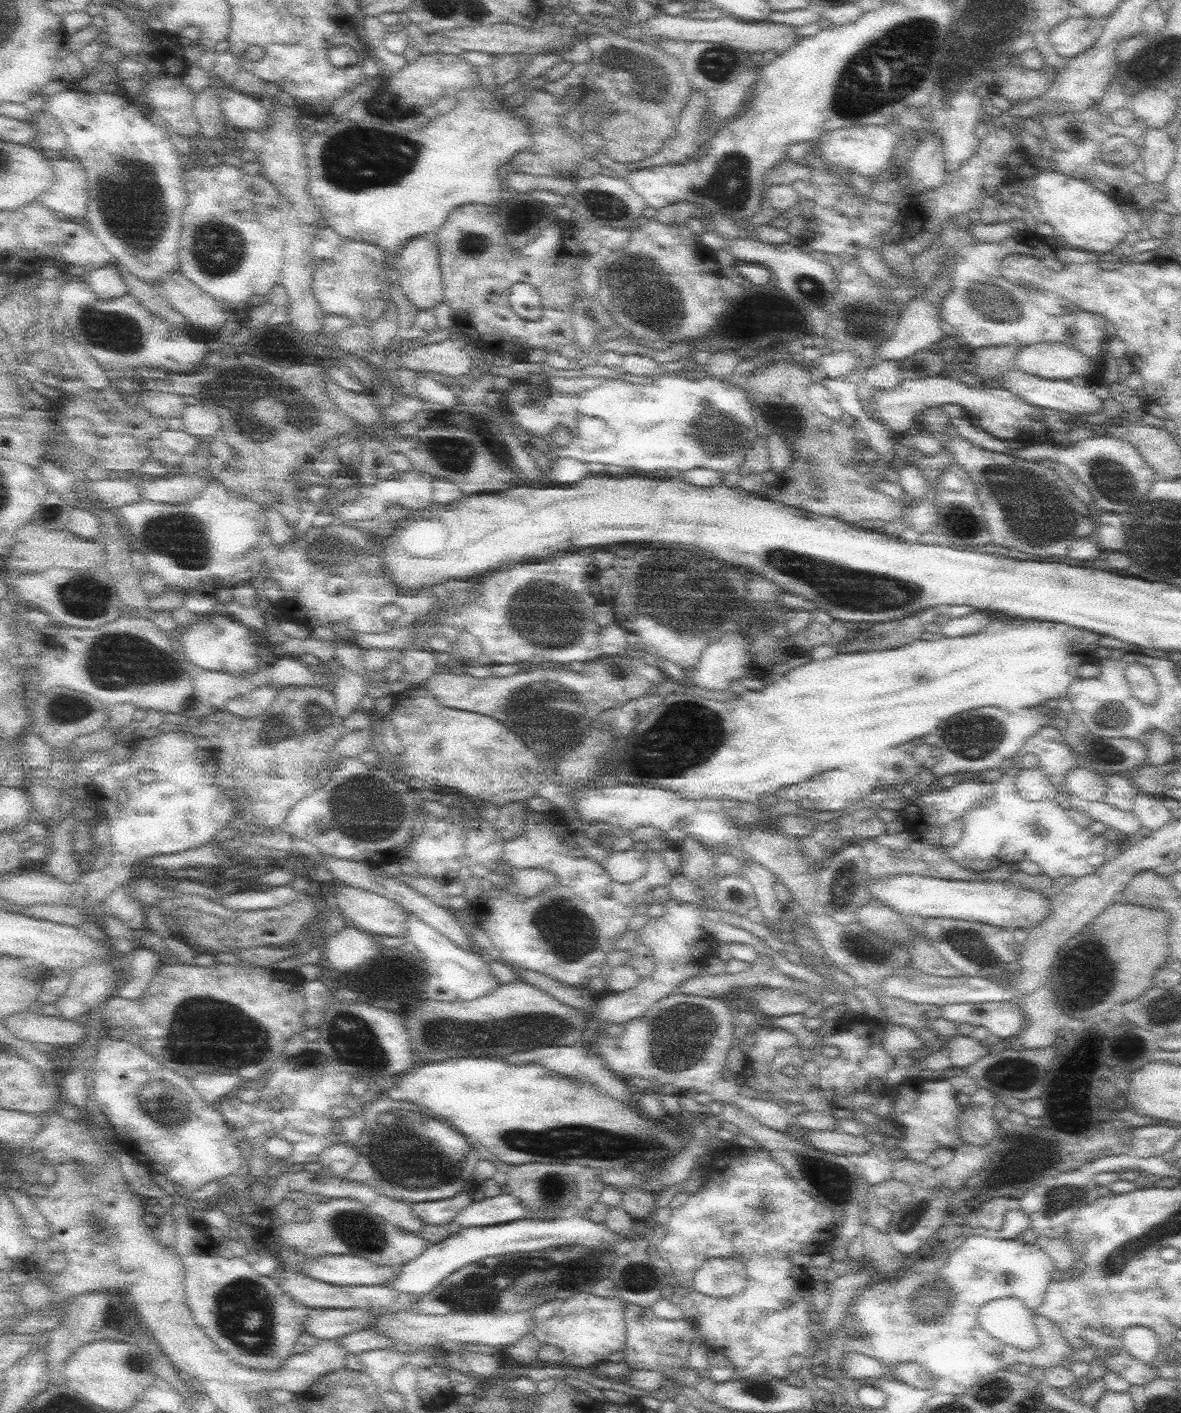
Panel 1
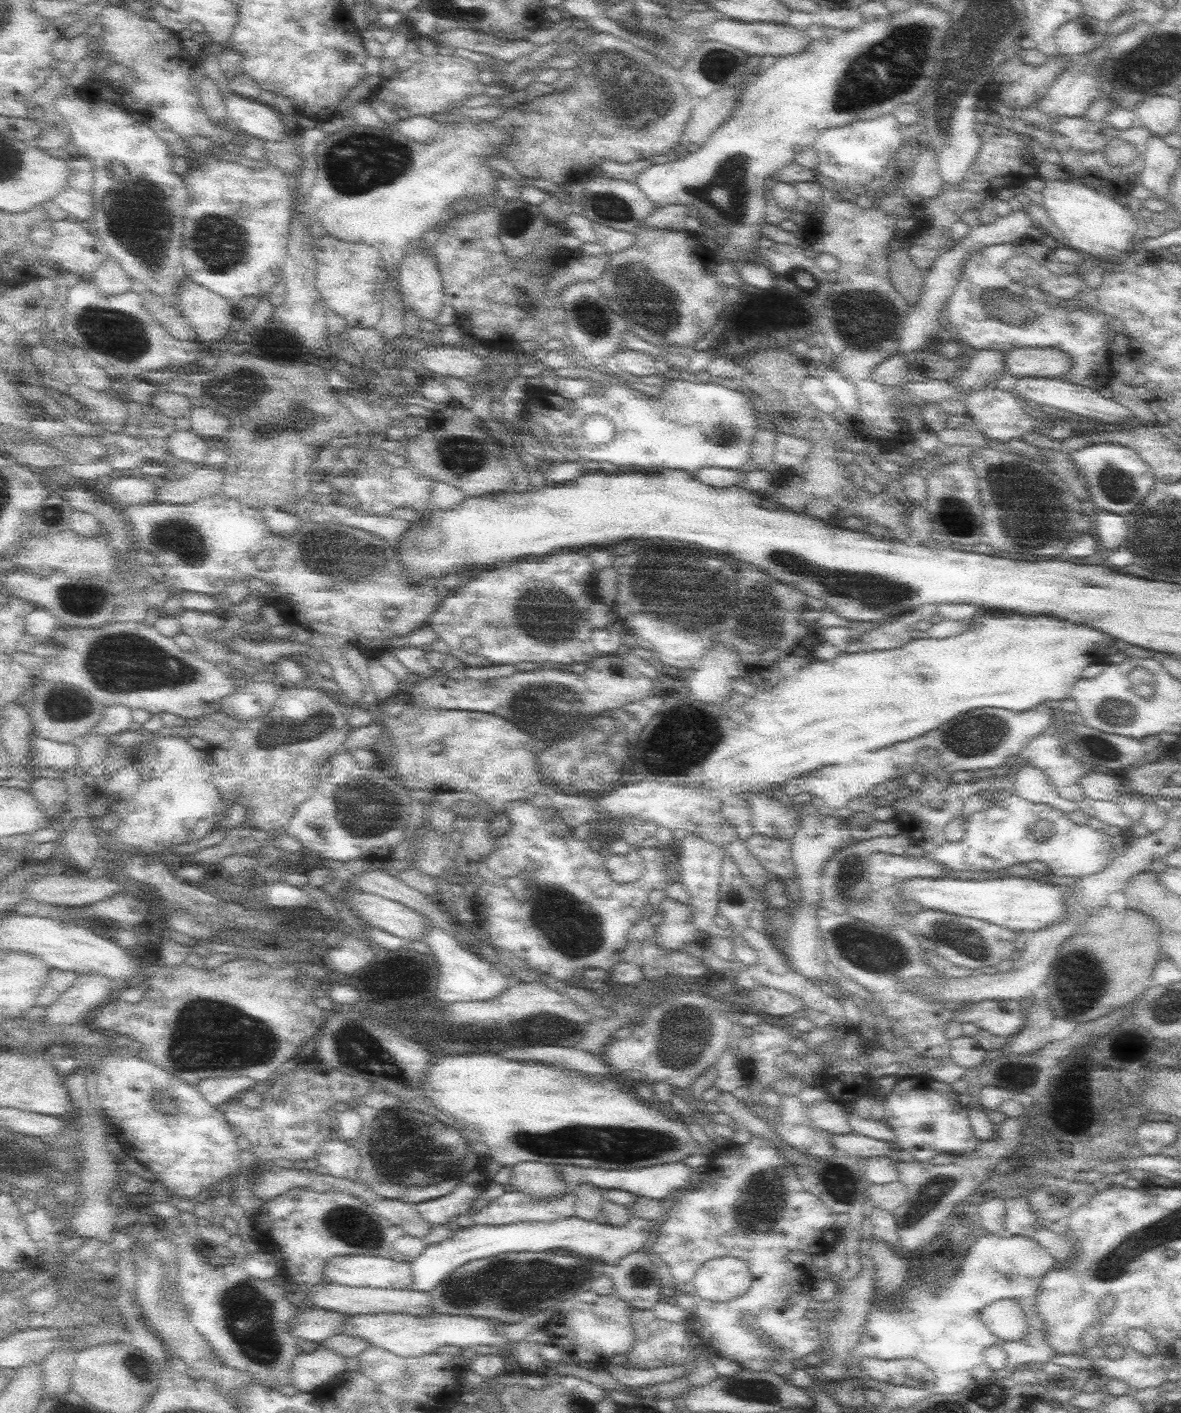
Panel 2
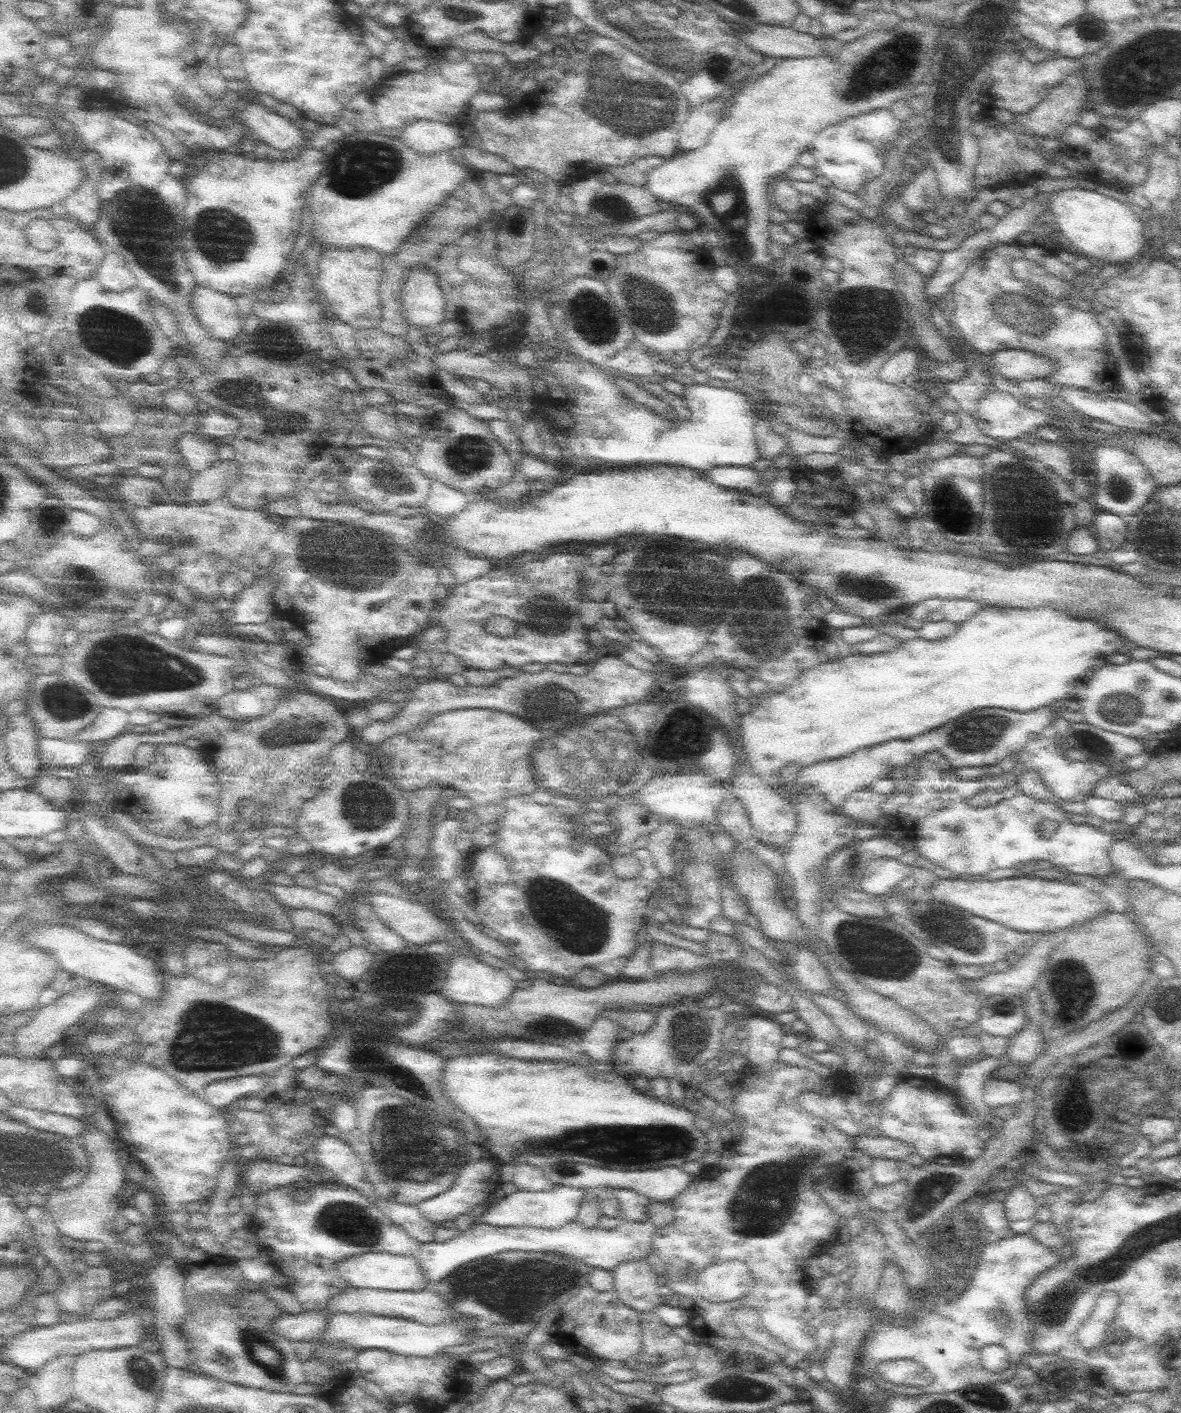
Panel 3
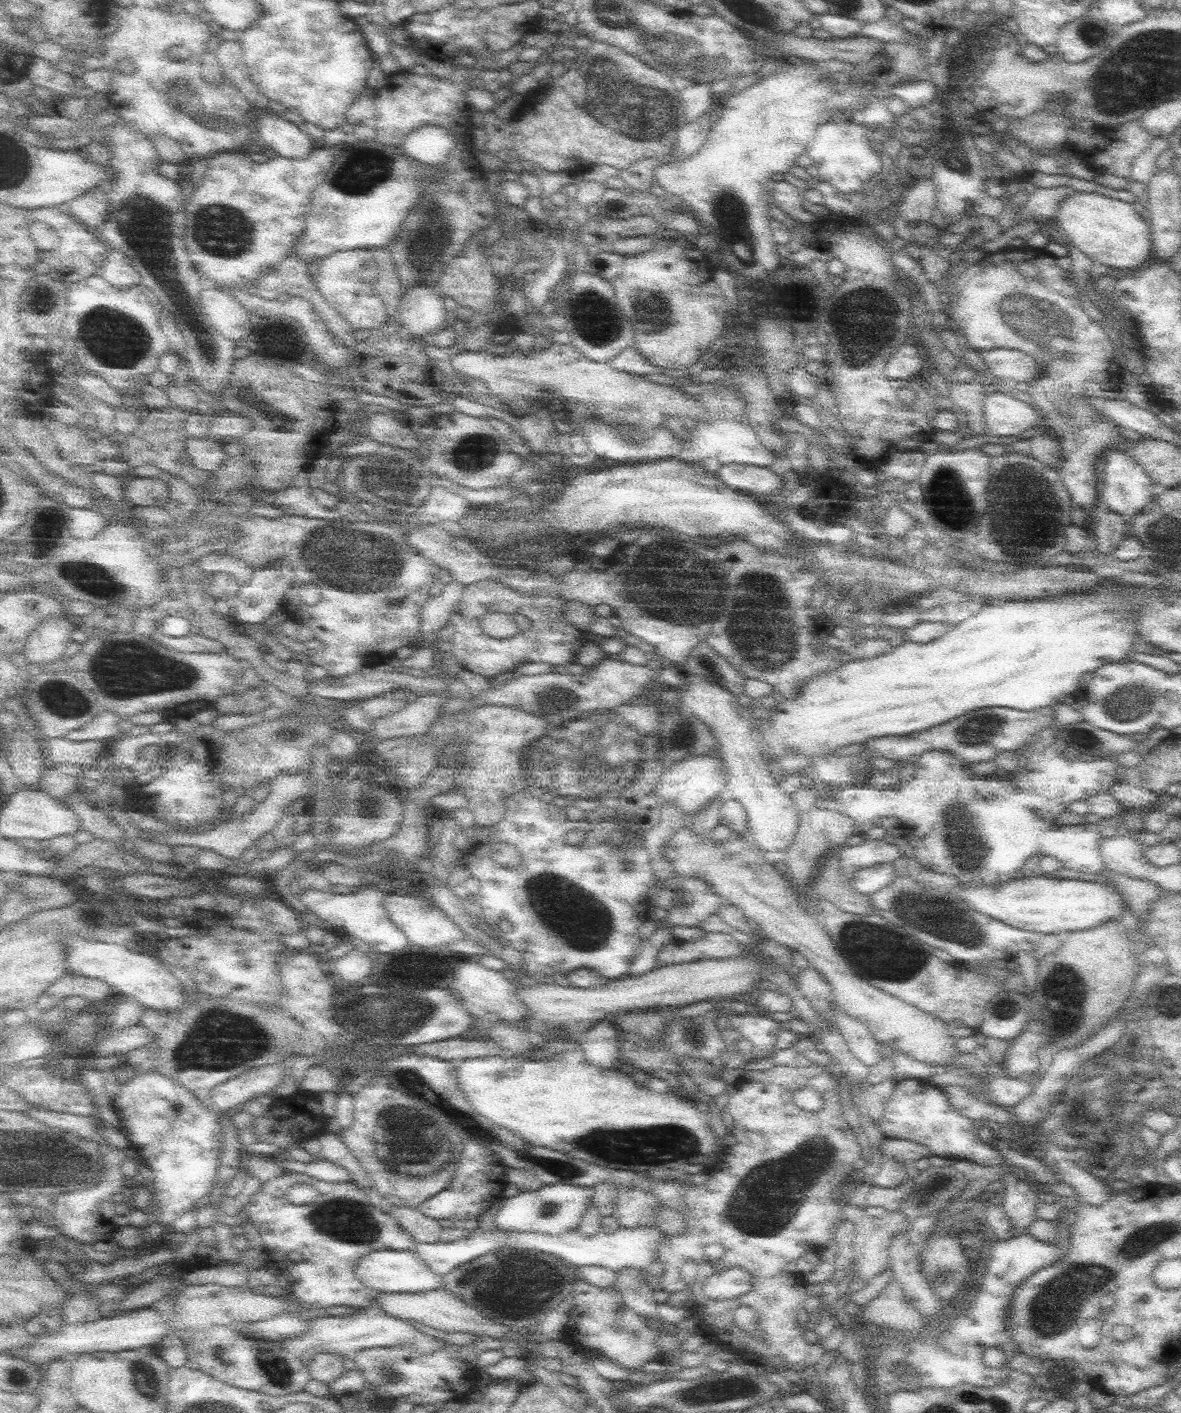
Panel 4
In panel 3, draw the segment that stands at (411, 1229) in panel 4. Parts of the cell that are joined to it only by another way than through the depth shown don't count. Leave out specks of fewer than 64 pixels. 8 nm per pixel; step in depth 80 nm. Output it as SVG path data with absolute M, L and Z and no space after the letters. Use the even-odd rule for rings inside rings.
M379 1198L376 1204L382 1212L398 1223L410 1236L419 1240L422 1244L434 1240L436 1224L428 1220L417 1205L400 1204L386 1199Z

